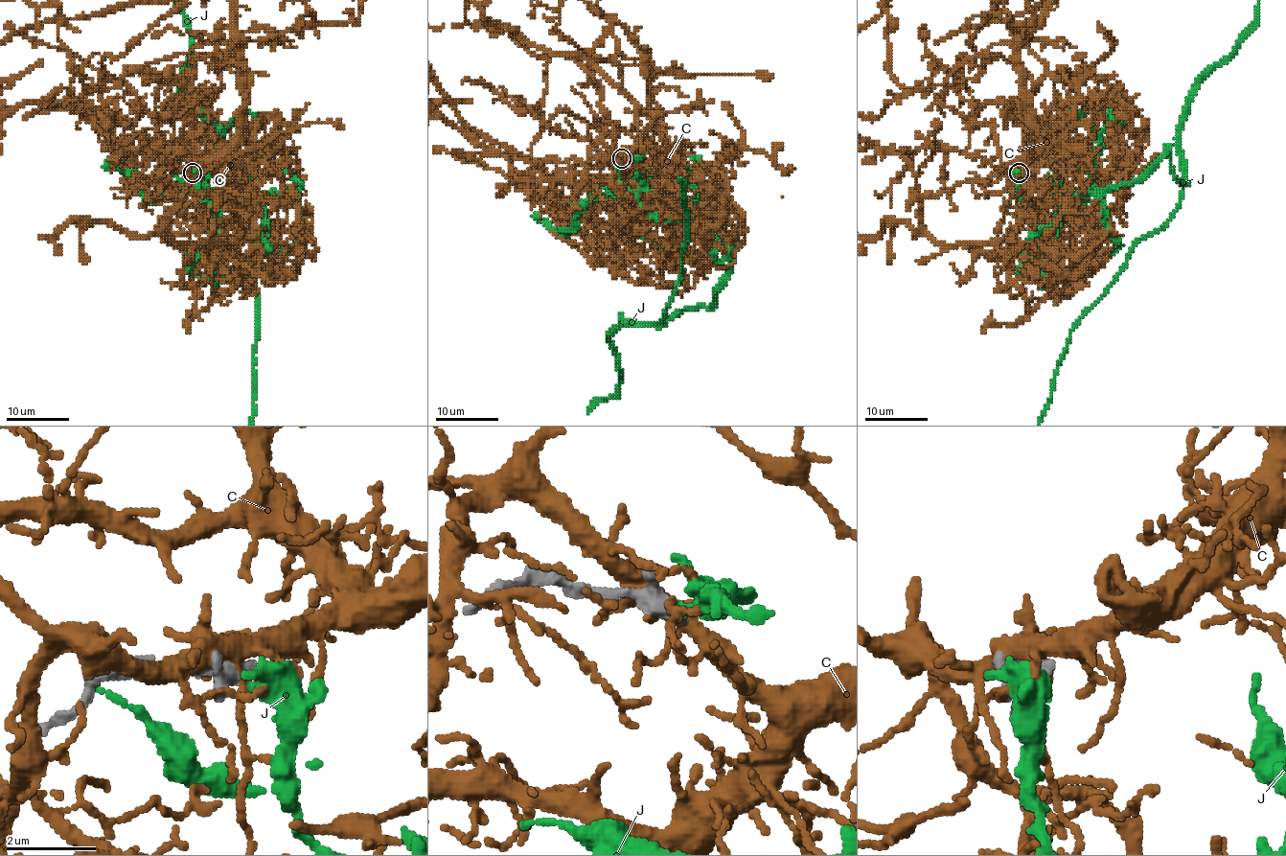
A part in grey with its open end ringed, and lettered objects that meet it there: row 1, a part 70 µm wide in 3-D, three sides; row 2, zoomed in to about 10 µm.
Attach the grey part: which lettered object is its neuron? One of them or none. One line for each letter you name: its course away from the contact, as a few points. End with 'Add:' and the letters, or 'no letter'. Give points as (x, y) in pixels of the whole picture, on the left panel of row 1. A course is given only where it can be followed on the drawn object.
J: via (192, 173), (211, 203), (300, 181), (267, 148), (228, 191), (256, 305)
Add: J

